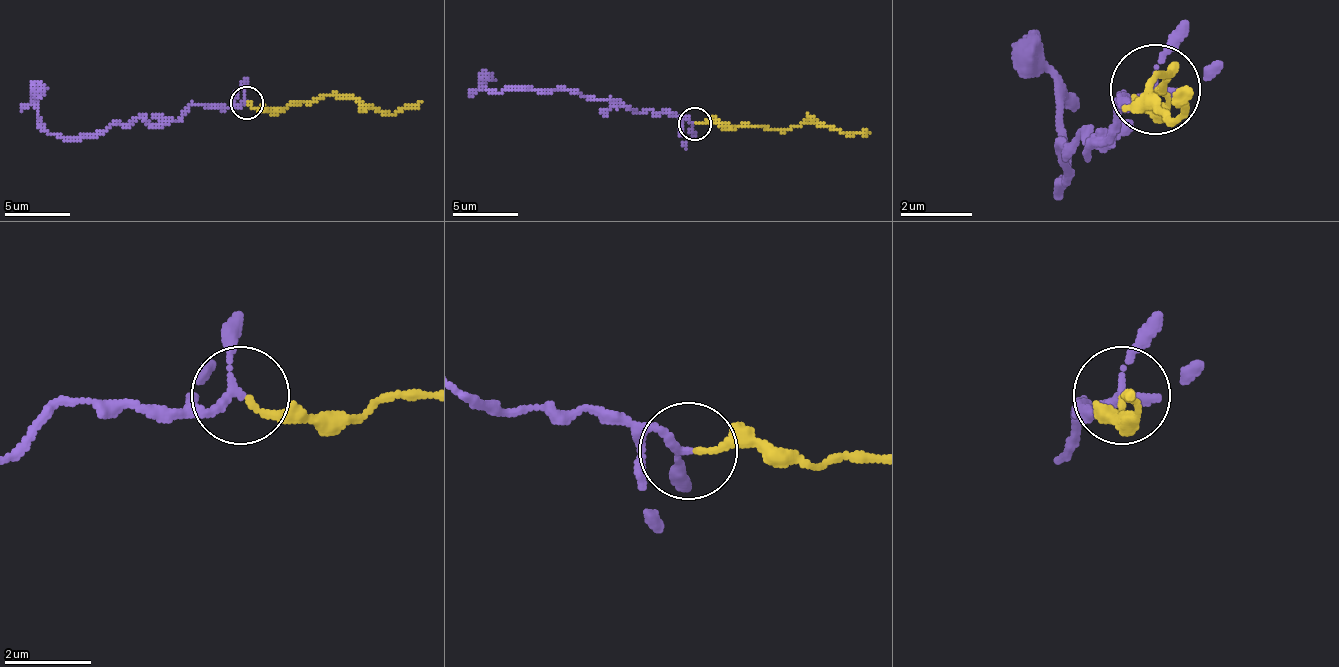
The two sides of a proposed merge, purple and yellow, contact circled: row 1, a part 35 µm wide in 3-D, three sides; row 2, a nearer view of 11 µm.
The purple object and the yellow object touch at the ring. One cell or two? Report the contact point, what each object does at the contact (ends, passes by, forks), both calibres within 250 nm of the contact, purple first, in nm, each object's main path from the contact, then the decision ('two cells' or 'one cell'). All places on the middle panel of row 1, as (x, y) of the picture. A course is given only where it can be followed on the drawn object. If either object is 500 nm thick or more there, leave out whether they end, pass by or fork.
(695, 123) | purple passes by | yellow ends | 160/150 nm | purple via (696, 123), (640, 113), (623, 103), (581, 96), (574, 90), (505, 87), (492, 93), (482, 87), (489, 77) | yellow via (696, 123), (791, 129), (820, 123), (840, 132), (869, 132) | one cell

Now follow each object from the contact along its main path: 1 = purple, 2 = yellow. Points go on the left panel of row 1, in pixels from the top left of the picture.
1: (248, 101), (192, 105), (175, 121), (146, 124), (133, 118), (57, 137), (38, 114), (41, 82)
2: (248, 101), (254, 108), (280, 108), (343, 95), (392, 114), (421, 101)

